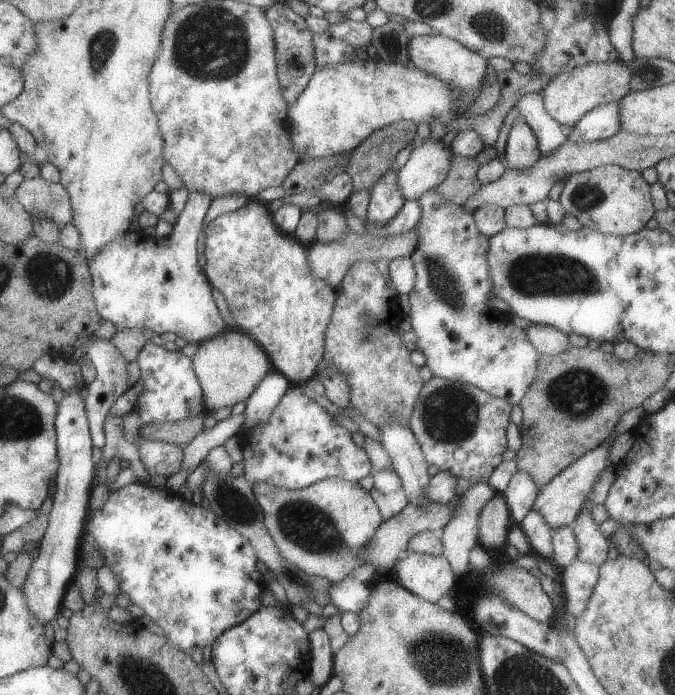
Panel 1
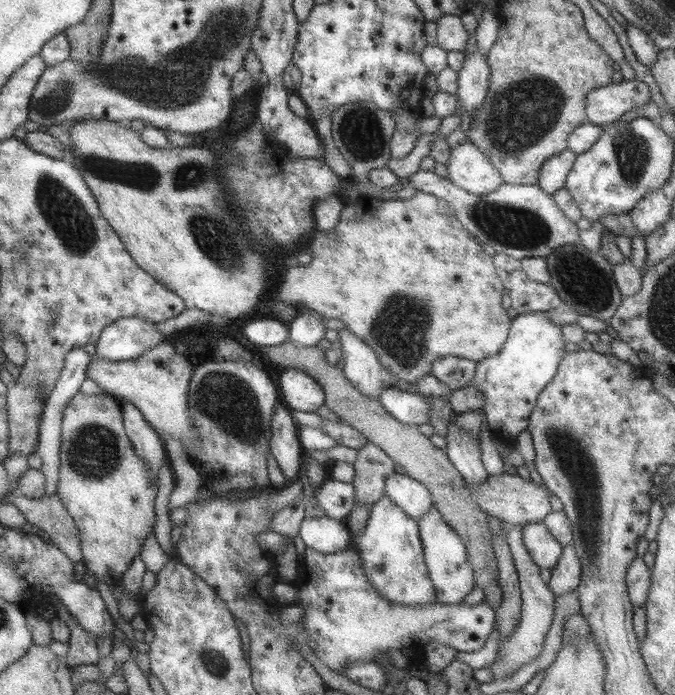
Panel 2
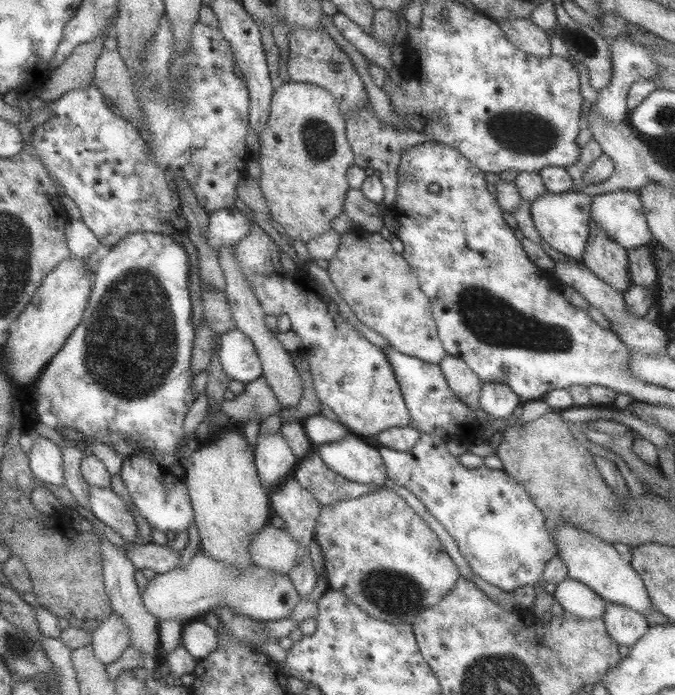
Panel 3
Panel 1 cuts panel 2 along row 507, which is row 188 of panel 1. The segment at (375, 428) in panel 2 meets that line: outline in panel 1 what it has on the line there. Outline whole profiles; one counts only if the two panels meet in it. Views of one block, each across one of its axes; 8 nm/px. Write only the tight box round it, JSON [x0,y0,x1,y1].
[436,156,482,204]

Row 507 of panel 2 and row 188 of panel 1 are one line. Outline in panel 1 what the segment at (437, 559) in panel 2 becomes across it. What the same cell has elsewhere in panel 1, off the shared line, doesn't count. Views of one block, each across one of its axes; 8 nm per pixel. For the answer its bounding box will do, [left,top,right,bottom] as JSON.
[409,187,540,405]

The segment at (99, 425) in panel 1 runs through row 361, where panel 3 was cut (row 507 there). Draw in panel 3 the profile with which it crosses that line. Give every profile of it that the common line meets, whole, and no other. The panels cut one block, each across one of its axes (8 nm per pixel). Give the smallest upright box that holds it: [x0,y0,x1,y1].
[90,485,138,542]

